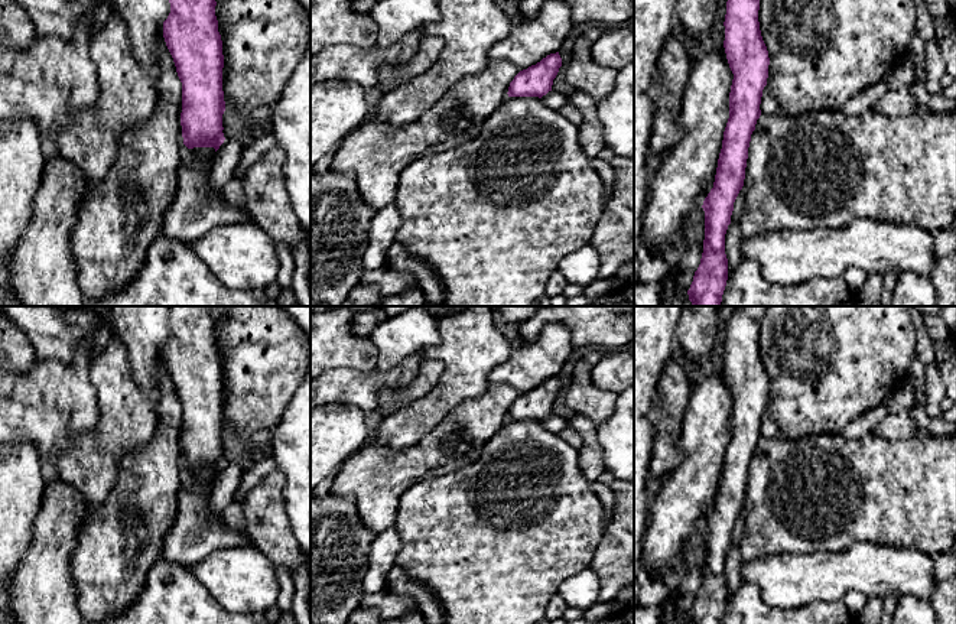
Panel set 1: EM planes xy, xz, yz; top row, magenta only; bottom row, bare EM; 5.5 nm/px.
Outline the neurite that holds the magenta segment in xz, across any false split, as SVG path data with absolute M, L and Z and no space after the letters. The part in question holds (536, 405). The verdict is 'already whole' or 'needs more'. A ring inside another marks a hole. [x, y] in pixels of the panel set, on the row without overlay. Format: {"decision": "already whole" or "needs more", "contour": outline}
{"decision": "already whole", "contour": "M559 376L550 377L536 389L520 394L508 410L508 420L539 420L542 422L552 415L553 403L556 402L562 381Z"}

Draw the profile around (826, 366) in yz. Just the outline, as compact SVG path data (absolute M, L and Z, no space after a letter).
M768 306L758 334L770 389L767 412L787 439L840 433L848 423L903 389L917 352L917 332L908 306Z

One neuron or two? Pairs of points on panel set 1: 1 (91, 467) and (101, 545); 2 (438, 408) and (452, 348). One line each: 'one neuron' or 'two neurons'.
1: two neurons
2: one neuron

